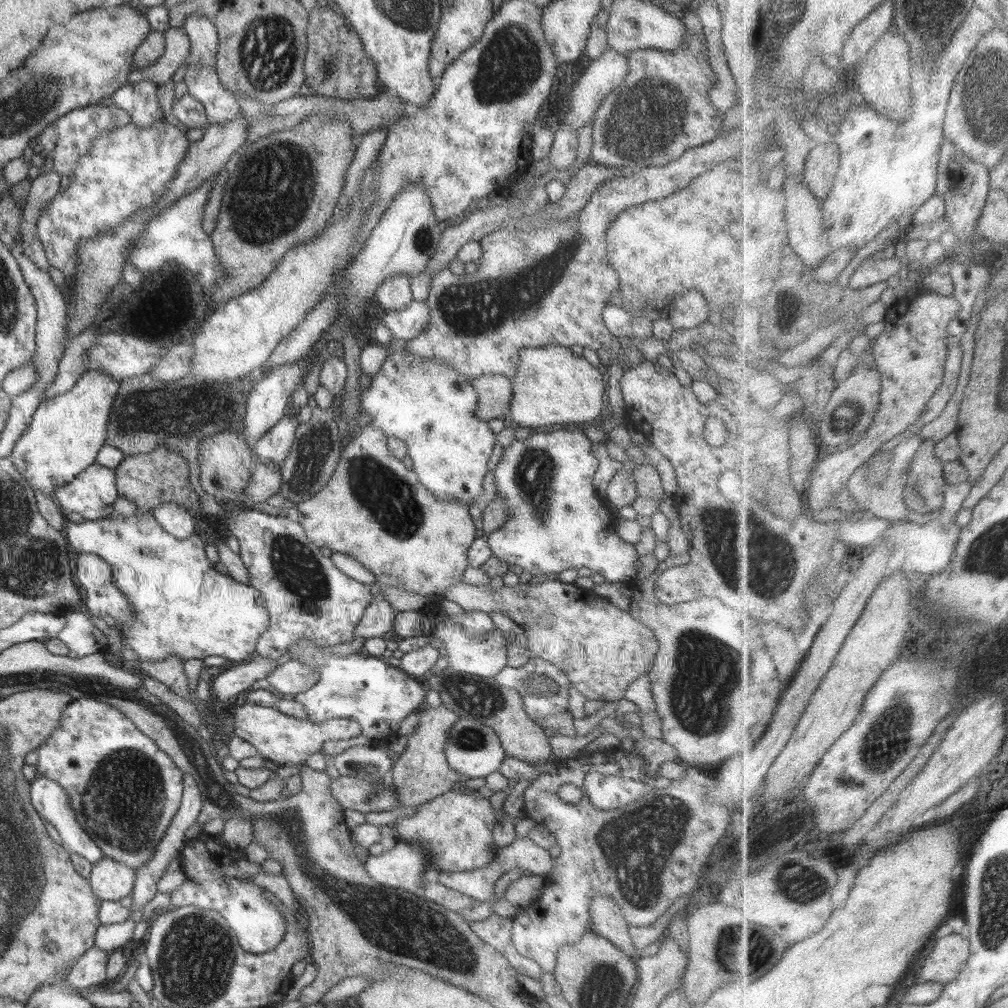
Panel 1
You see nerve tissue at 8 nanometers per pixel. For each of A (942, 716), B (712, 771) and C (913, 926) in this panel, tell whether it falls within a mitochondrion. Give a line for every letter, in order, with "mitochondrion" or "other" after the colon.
A: other
B: other
C: other

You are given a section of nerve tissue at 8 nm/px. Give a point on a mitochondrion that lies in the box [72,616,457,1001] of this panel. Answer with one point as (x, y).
(123, 800)

